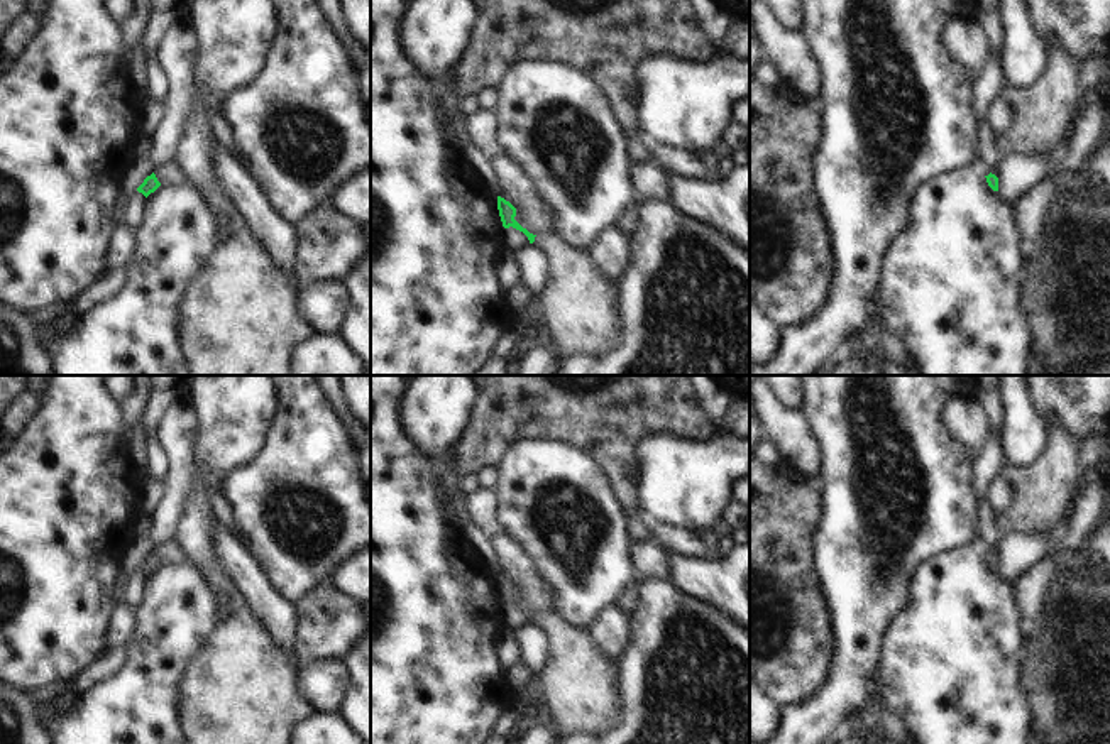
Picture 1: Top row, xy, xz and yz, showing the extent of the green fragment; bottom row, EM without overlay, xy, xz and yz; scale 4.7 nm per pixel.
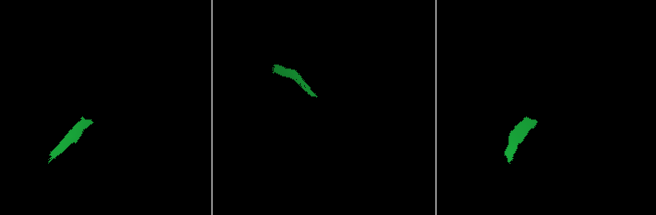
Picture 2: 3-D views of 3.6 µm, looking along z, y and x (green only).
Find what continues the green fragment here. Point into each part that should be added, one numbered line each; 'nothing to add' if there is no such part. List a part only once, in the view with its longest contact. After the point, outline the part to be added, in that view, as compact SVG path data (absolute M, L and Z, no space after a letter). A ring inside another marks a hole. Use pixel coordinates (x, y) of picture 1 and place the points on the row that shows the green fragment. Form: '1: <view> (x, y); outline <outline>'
1: xy (166, 173); outline M171 161L156 167L154 174L159 183L184 181L184 176L179 172L178 166Z

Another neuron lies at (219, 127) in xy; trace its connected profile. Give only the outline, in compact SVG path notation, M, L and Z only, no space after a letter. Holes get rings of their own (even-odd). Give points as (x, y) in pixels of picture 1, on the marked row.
M212 115L208 120L208 127L215 139L215 144L228 150L234 157L239 157L232 144L232 134L230 134L228 123L222 118L222 115Z

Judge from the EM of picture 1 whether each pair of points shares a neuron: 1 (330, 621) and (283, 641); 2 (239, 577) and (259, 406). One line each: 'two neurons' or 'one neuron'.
1: two neurons
2: two neurons

